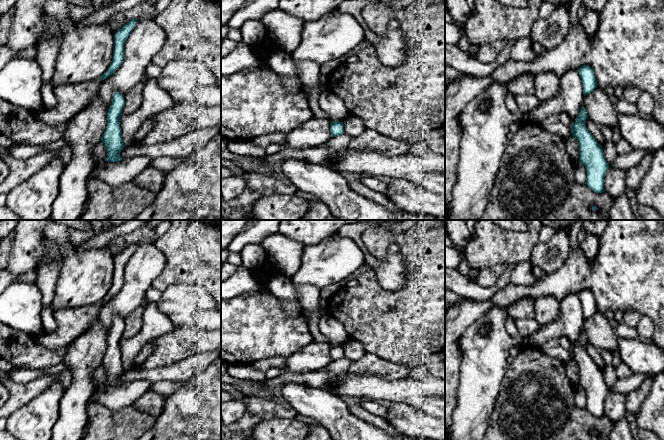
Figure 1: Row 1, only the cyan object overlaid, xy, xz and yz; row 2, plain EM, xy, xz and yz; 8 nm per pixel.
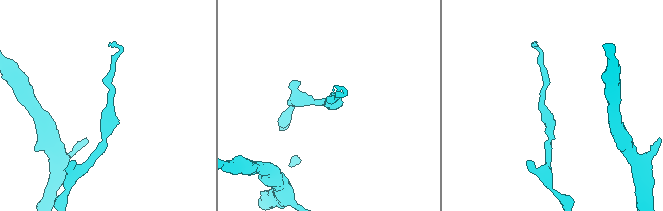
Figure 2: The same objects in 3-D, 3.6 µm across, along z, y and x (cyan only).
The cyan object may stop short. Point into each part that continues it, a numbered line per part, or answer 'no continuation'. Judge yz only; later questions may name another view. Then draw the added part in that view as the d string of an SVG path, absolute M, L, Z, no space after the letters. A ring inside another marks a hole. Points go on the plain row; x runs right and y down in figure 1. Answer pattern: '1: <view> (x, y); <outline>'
no continuation

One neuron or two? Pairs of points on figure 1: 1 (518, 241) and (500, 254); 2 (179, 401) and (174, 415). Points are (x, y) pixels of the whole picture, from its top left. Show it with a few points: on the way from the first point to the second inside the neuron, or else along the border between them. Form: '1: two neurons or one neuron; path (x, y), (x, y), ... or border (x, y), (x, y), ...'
1: one neuron; path (514, 245), (504, 250)
2: one neuron; path (179, 404), (177, 412)

